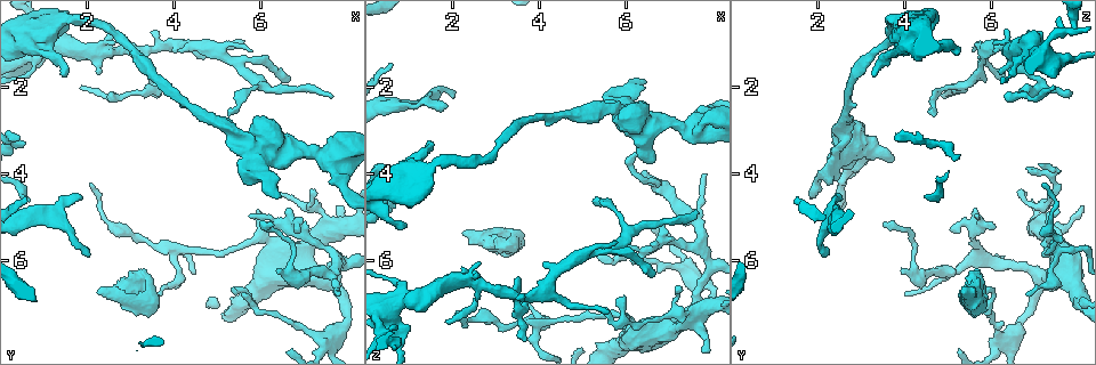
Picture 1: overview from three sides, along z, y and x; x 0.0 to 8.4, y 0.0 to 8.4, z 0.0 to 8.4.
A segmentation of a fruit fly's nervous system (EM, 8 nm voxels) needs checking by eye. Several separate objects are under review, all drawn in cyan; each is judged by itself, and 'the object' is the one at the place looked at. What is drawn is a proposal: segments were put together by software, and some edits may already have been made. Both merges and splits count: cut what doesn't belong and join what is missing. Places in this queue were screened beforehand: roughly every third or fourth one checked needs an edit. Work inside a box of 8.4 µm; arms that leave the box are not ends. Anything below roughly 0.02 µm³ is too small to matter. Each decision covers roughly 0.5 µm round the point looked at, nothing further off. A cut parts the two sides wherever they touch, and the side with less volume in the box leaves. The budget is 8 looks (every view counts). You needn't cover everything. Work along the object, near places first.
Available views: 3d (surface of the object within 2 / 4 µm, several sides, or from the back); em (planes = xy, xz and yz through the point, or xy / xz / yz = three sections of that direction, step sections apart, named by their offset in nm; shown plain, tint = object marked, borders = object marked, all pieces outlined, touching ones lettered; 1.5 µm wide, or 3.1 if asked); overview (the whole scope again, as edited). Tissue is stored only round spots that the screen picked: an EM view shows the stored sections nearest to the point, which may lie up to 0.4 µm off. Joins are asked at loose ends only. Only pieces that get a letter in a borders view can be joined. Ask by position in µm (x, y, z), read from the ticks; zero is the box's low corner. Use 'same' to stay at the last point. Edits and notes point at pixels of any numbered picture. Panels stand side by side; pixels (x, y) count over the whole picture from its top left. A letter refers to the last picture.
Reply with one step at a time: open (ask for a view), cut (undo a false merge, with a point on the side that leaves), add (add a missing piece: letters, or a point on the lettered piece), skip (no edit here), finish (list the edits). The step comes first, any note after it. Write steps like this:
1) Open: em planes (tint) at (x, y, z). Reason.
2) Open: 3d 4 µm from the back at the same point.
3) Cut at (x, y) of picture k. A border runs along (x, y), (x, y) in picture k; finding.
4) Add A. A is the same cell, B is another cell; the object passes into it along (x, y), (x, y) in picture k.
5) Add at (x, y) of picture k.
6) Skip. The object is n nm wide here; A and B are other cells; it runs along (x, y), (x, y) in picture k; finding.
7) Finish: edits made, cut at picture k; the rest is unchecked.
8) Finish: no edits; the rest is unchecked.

Open: em planes (borders) at (0.95, 1.30, 5.20). An open end.

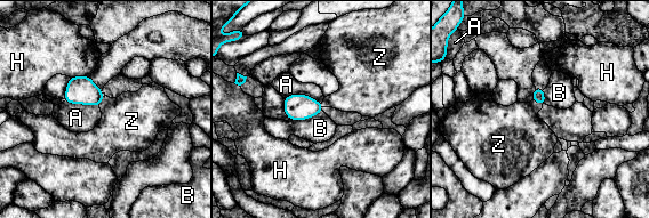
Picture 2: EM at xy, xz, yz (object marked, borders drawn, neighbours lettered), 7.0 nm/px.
Skip. The object is 100 nm wide here; A, B, H and Z are other cells; a border runs along (533, 99), (542, 106) in picture 2; none of them fits.

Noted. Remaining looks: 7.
Open: em yz step 4 (tint) at (5.95, 3.15, 2.65). Sudden change in width.

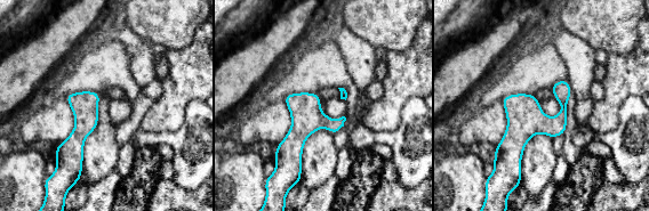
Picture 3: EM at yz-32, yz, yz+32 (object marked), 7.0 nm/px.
Open: em planes (borders) at the same point. Another direction.

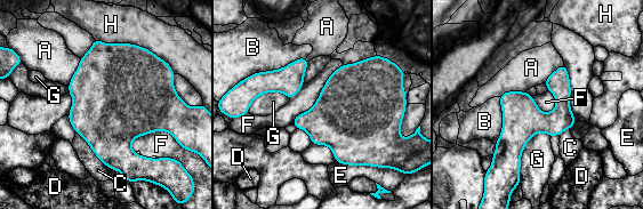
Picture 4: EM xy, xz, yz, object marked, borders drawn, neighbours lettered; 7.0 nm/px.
Skip. A, B, C, D, E, F, G and H are other cells; a border runs along (343, 63), (318, 99), (290, 122) in picture 4; all the same cell.

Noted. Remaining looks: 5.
Open: 3d 2 µm at (2.05, 5.85, 2.20). Thin end.

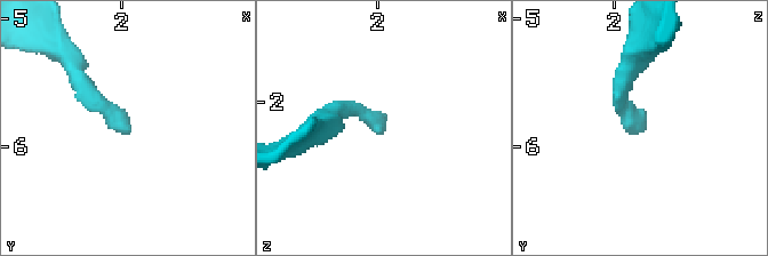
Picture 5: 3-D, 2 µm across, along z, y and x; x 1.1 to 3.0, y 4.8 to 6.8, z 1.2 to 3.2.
Open: em xy step 8 (borders) at (2.04, 5.88, 2.24).

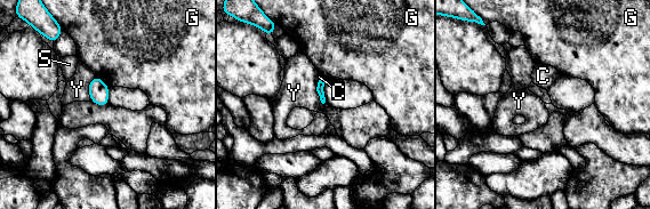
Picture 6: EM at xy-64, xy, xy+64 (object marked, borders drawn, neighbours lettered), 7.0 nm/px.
Open: em planes (borders) at the same point.

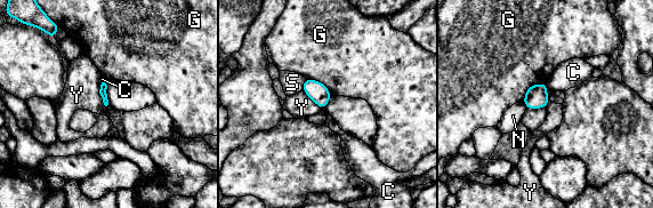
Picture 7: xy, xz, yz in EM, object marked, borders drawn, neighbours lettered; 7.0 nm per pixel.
Skip. The longest contact is with G, 220 nm; C, G, N, S and Y are other cells; a border runs along (101, 82), (99, 95), (106, 106) in picture 7; none of them fits.

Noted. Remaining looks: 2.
Finish: no edits; the rest is unchecked.

